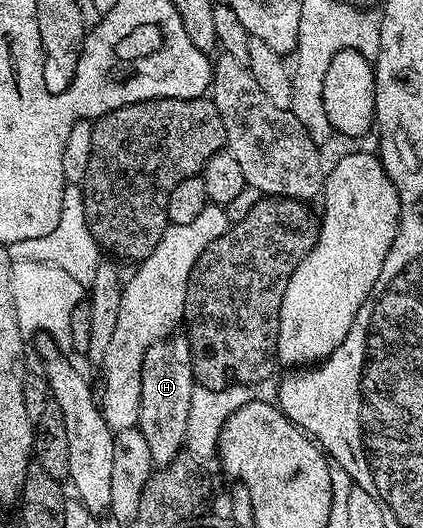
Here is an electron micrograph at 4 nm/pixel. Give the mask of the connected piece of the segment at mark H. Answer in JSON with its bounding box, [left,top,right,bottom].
[137,334,196,465]

